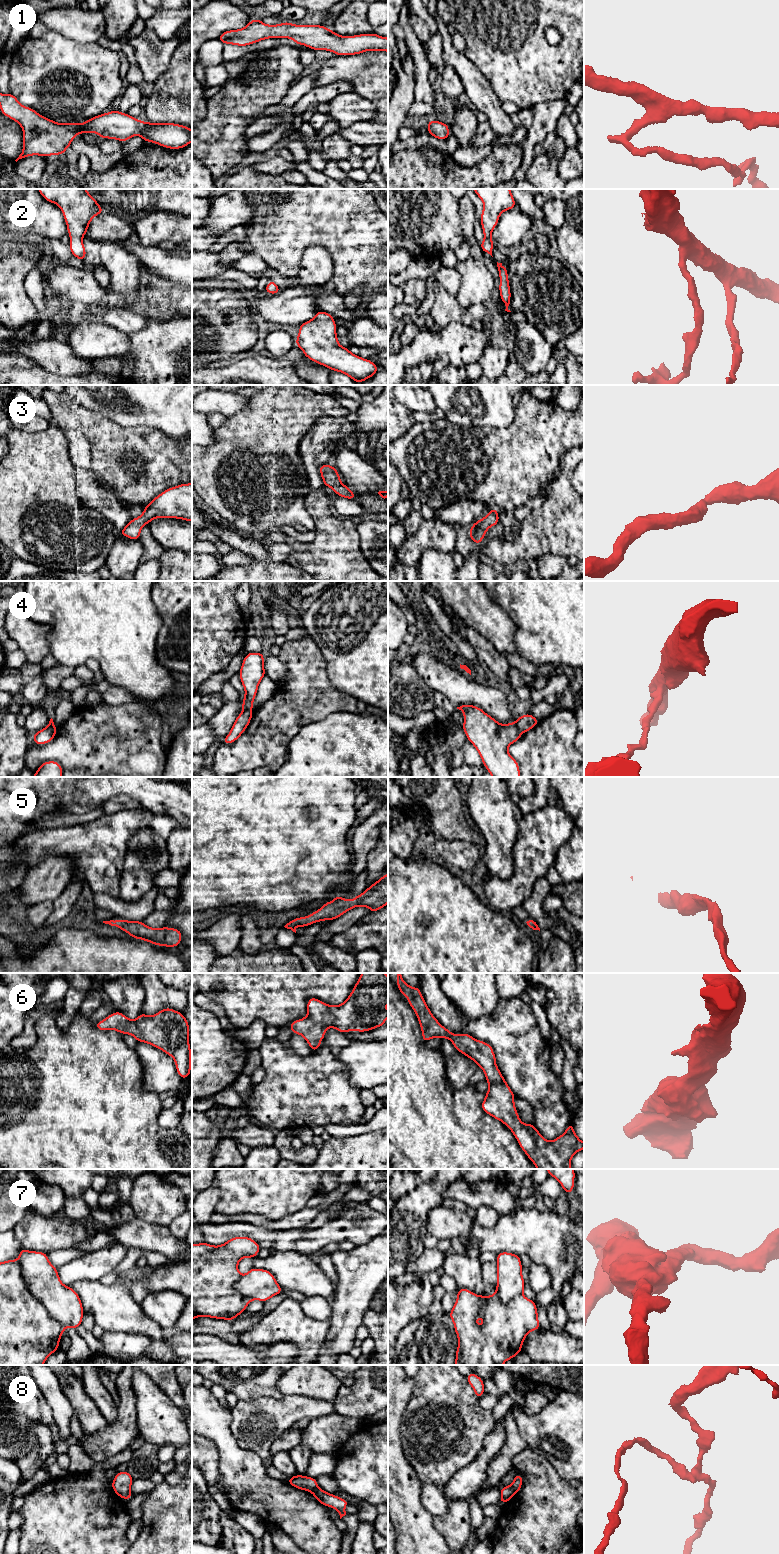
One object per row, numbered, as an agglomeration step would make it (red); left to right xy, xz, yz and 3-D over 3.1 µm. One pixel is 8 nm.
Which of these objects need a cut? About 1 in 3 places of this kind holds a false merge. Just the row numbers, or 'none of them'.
4, 7, 8

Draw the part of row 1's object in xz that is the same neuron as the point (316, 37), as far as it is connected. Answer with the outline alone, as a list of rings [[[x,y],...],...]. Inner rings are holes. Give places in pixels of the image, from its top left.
[[[252,19],[244,28],[225,31],[218,40],[223,44],[248,46],[269,38],[289,38],[297,45],[314,51],[331,51],[337,56],[365,51],[388,52],[388,38],[375,33],[341,36],[323,25],[295,25],[291,22],[268,25],[260,19]]]

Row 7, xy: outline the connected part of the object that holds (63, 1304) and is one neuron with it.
[[[21,1248],[18,1261],[30,1292],[42,1302],[49,1315],[64,1329],[82,1325],[84,1310],[77,1292],[65,1286],[47,1253]]]

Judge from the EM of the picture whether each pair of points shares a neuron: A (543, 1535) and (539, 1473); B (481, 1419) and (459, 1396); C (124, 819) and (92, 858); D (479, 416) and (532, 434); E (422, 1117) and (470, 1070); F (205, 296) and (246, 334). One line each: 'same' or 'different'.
A: same
B: same
C: same
D: different
E: different
F: same

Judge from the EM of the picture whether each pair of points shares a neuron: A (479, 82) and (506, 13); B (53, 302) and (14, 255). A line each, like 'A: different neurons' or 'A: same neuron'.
A: different neurons
B: same neuron

